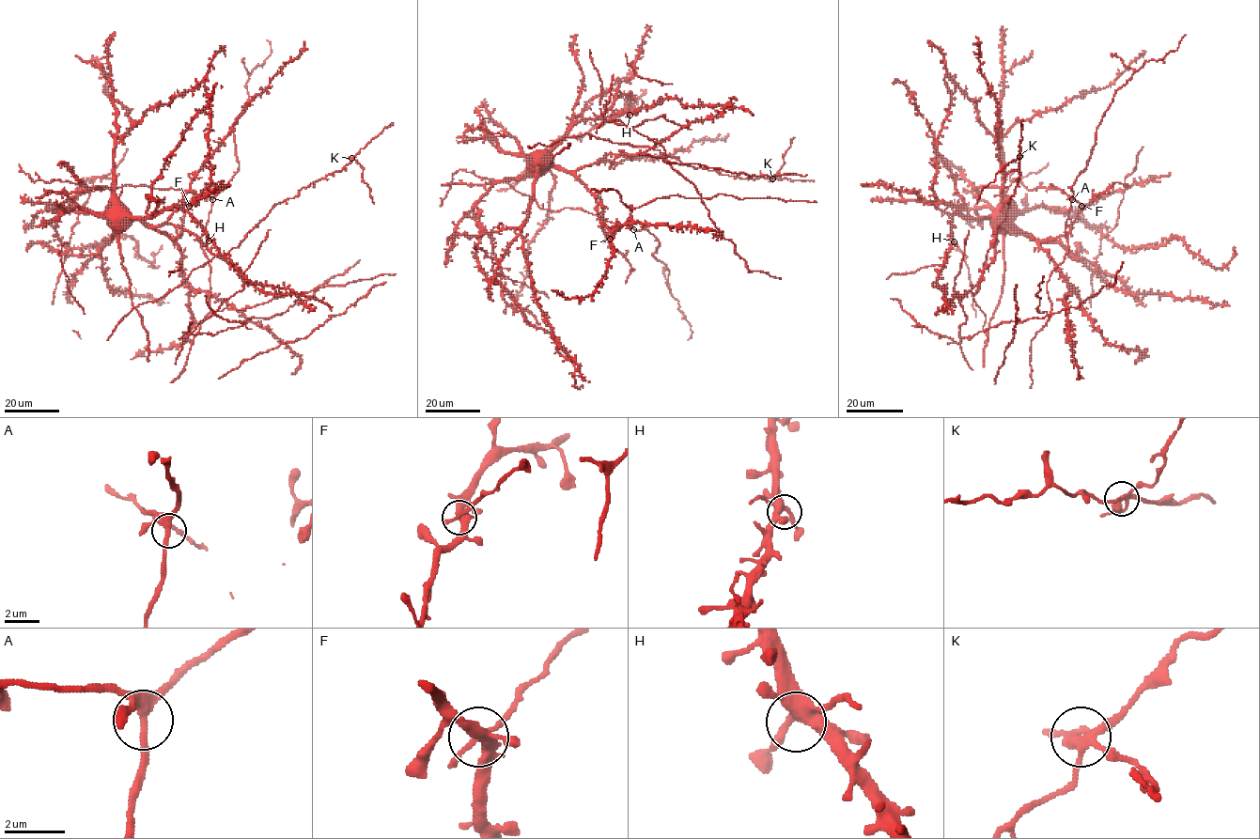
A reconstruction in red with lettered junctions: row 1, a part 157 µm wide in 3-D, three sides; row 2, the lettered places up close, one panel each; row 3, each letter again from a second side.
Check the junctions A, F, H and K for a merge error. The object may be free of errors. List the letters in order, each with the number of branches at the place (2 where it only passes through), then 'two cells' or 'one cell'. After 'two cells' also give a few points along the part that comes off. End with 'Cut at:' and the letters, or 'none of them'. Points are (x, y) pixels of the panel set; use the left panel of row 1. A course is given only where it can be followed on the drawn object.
A: 4 branches meet; one cell
F: 4 branches meet; one cell
H: 4 branches meet; one cell
K: 4 branches meet; two cells; foreign part runs (351, 158), (363, 168), (363, 180), (369, 187), (374, 203)
Cut at: K

